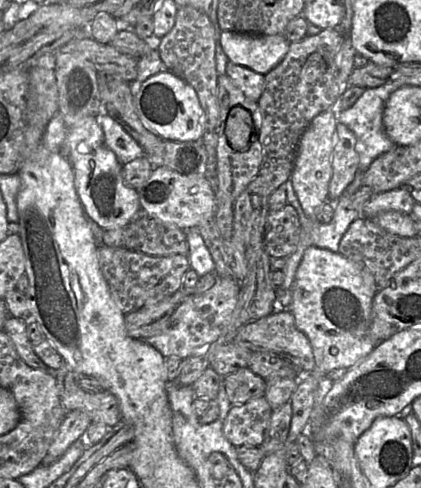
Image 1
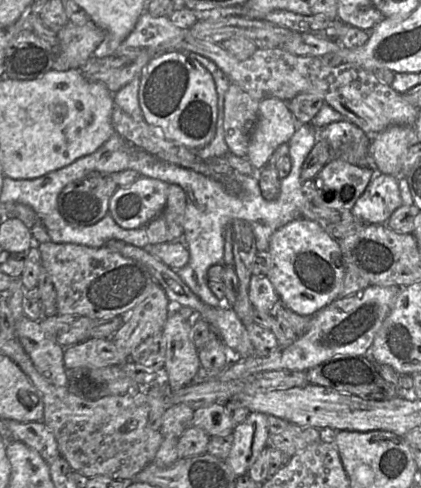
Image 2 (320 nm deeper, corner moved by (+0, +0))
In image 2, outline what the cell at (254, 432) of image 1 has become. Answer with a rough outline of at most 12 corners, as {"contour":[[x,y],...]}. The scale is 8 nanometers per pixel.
{"contour":[[224,403],[195,409],[191,425],[210,437],[233,433],[236,426]]}

